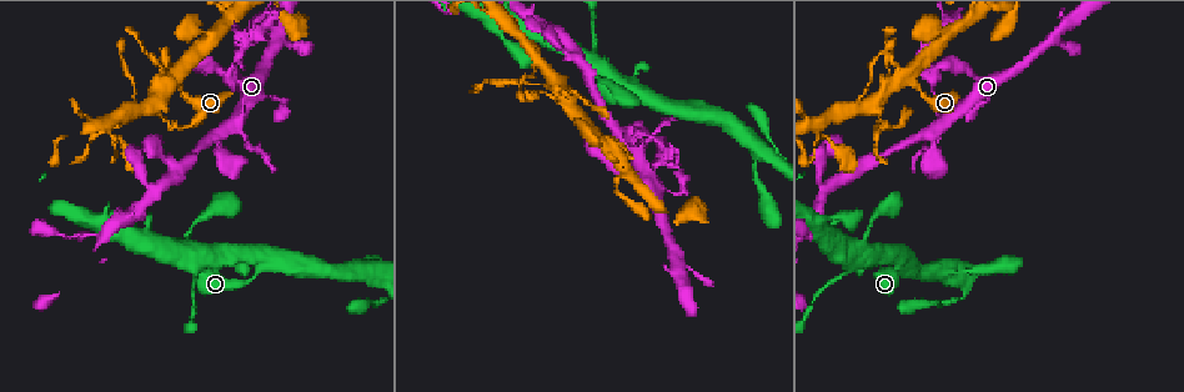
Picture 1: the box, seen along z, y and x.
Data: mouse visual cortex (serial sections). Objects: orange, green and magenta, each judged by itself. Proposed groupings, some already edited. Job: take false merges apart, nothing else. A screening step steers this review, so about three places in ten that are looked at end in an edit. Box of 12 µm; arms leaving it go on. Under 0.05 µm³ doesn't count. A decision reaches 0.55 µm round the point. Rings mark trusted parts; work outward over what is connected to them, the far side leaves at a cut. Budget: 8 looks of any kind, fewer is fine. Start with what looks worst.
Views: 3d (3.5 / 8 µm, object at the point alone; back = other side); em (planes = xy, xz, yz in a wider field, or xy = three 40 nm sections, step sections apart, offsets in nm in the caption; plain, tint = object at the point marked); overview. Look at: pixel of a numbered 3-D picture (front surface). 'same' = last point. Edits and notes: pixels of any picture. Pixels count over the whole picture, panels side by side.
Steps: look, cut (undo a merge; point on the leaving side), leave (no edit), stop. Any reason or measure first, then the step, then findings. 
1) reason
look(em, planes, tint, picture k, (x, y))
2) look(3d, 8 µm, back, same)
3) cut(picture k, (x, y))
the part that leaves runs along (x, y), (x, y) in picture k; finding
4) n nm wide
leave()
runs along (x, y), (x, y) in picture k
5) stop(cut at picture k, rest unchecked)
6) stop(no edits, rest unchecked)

thin neck
look(3d, 3.5 µm, picture 1, (240, 92))

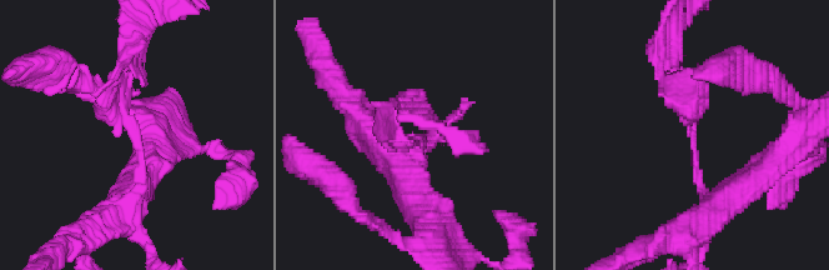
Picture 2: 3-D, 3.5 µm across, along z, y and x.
look(em, xy, step 5, plain, picture 2, (693, 140))

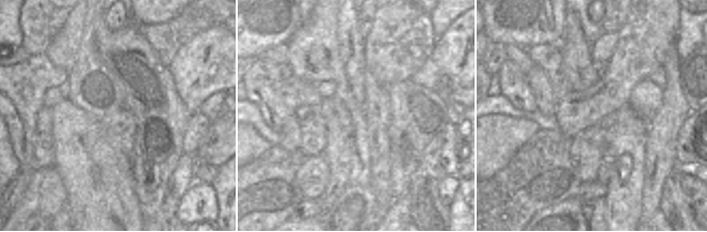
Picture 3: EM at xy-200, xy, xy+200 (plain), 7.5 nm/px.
look(em, xy, step 5, tint, same)

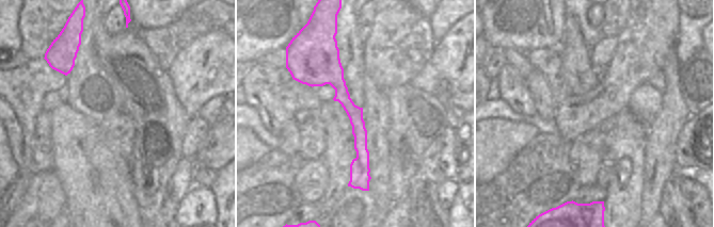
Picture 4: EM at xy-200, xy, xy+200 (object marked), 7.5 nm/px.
leave()
runs along (334, 49), (364, 187) in picture 4; continuous, no second cell

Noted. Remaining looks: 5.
thin arm on a thick one
look(3d, 8 µm, back, picture 1, (190, 253))

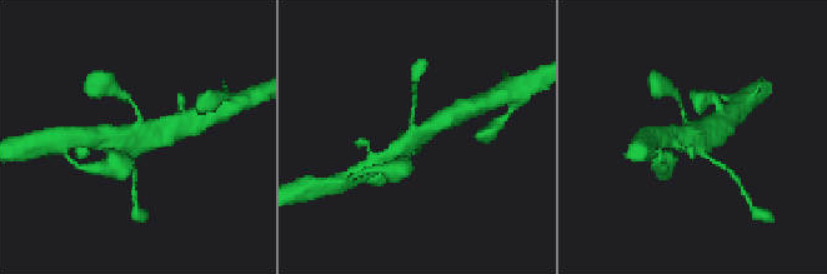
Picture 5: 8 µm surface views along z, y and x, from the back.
closer look
look(3d, 3.5 µm, picture 5, (694, 133))

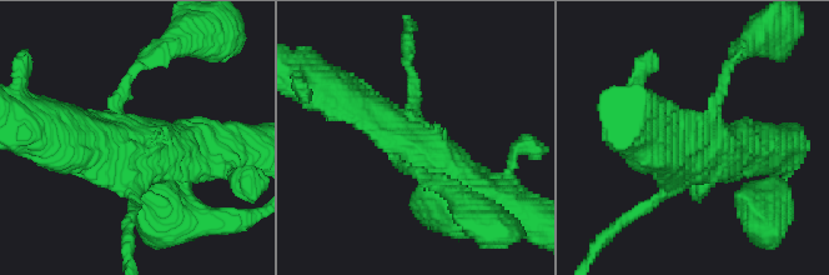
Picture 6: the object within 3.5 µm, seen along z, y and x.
leave()
one cell here

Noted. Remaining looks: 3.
branch point
look(3d, 3.5 µm, picture 1, (583, 117))

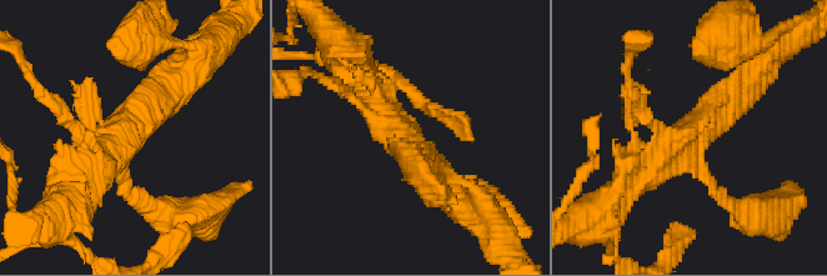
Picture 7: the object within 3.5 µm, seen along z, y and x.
look(em, xy, step 2, tint, picture 7, (122, 152))

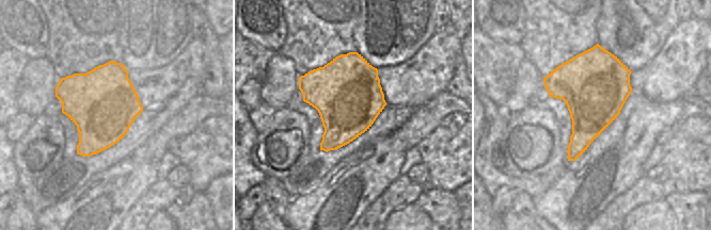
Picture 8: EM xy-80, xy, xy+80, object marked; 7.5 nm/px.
look(em, xy, step 1, tint, same)

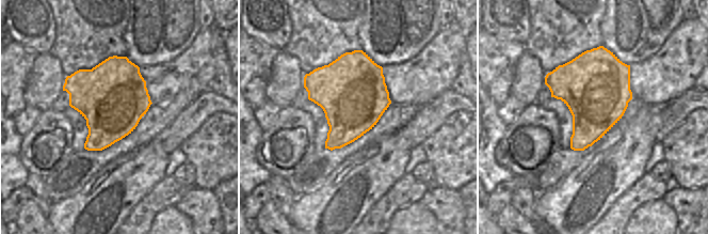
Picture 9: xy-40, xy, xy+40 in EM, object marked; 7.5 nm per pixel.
500 nm wide
leave()
runs along (434, 184), (361, 75) in picture 7; all the same cell

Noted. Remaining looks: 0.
stop(no edits, rest unchecked)

